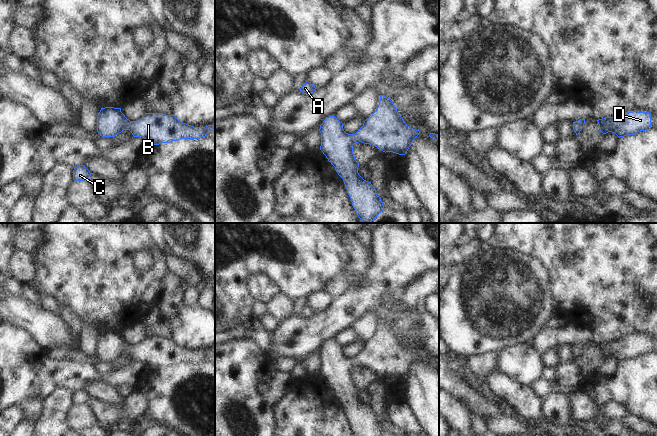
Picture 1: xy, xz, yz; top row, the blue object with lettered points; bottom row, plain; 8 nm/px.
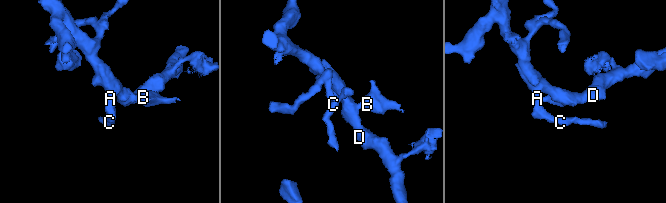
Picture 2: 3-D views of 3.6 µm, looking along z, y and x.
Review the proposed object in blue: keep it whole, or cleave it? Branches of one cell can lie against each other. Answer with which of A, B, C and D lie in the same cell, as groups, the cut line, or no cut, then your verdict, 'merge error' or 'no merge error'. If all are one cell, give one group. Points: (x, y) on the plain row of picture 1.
groups A B C D; cut none; no merge error

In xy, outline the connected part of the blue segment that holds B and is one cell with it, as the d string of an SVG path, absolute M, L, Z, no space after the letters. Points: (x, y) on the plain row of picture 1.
M101 332L97 340L97 356L102 361L115 361L129 354L134 361L145 362L151 369L170 367L180 363L200 363L207 360L214 349L194 351L178 344L174 339L145 337L138 345L130 345L121 332Z

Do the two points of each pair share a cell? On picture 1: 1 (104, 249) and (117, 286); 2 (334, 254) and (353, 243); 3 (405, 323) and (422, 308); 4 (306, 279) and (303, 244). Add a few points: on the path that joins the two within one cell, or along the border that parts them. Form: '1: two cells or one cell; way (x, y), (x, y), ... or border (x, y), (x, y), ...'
1: one cell; way (104, 258), (104, 273), (108, 277)
2: two cells; border (335, 233), (350, 255), (350, 260), (344, 270)
3: two cells; border (400, 296), (403, 303), (419, 315), (424, 334)
4: one cell; way (303, 270), (303, 253)

